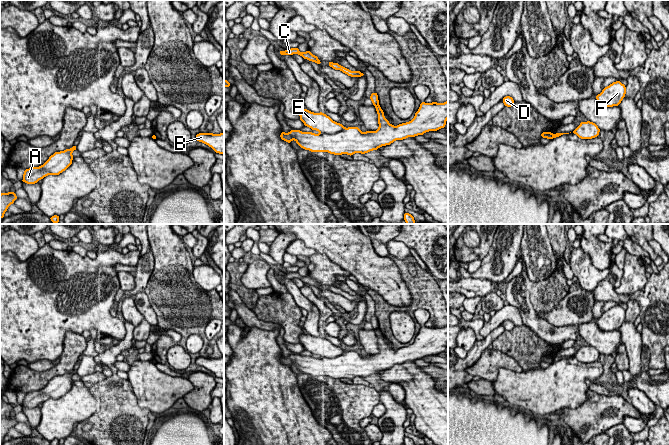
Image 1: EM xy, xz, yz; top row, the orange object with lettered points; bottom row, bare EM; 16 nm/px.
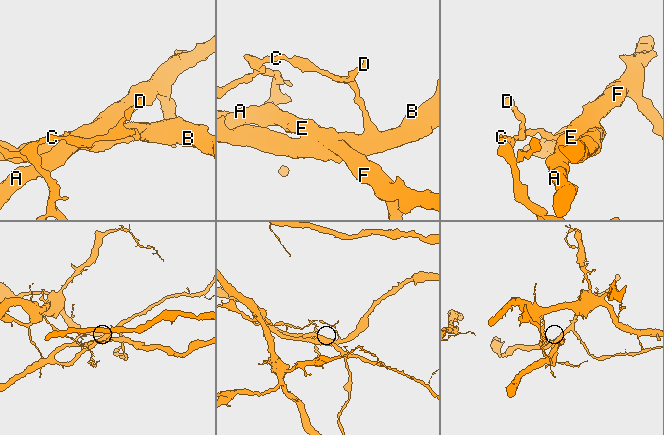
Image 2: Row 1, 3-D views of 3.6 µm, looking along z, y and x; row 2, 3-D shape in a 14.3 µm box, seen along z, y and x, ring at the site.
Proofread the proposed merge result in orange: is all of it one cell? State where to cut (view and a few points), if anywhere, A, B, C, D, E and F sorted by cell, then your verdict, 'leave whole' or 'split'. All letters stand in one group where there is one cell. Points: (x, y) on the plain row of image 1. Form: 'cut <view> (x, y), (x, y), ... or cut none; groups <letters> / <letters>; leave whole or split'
cut xz (378, 327), (375, 330); groups A B E F / C D; split

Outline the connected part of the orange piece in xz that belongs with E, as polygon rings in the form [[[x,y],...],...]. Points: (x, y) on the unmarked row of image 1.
[[[448,323],[445,327],[425,327],[422,326],[418,335],[415,337],[414,342],[410,346],[402,347],[397,350],[393,350],[384,341],[384,336],[380,329],[375,330],[378,338],[379,352],[376,355],[361,356],[359,351],[345,352],[342,348],[333,345],[329,340],[320,336],[314,337],[308,333],[303,333],[300,337],[300,344],[305,350],[312,354],[317,354],[320,357],[314,358],[312,356],[301,356],[300,354],[291,354],[289,357],[281,356],[281,363],[291,367],[294,363],[296,367],[303,373],[311,376],[328,376],[334,379],[347,378],[352,380],[359,376],[361,378],[368,377],[373,374],[377,374],[379,371],[390,369],[396,364],[403,364],[408,361],[415,361],[423,359],[429,355],[437,355],[441,352],[445,352],[446,344],[448,343]]]

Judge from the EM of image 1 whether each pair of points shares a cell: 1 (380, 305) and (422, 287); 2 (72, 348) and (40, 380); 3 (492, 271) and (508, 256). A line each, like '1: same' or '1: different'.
1: same
2: same
3: same

